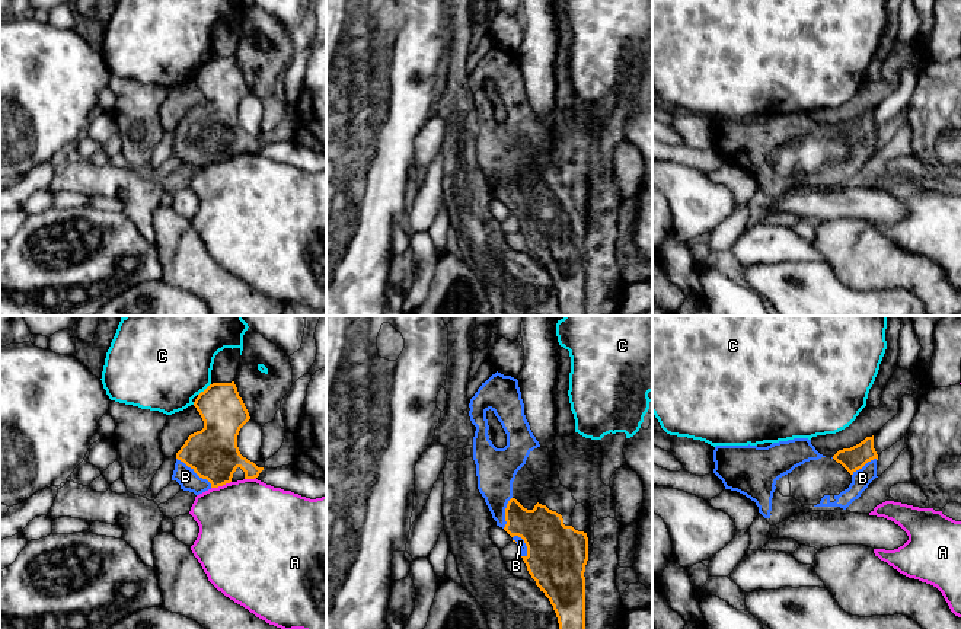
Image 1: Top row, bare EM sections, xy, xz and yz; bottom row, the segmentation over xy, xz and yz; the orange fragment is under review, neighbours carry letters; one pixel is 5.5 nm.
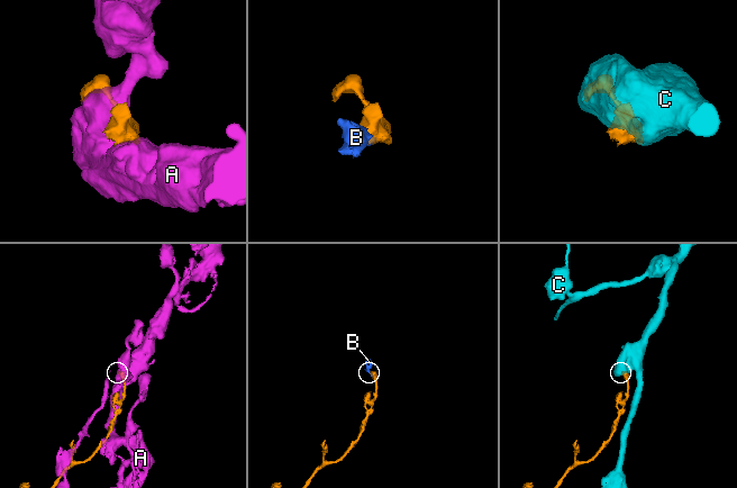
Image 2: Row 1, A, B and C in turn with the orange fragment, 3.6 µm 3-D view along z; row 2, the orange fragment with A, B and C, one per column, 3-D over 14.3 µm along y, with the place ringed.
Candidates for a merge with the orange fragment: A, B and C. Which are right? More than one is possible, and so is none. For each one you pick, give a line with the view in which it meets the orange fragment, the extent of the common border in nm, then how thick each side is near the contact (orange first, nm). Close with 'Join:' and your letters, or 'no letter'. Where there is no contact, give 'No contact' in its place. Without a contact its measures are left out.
B: Touches orange in xy. Shared border 260 nm. Thickness 280 nm (orange) against 110 nm
Join: B

